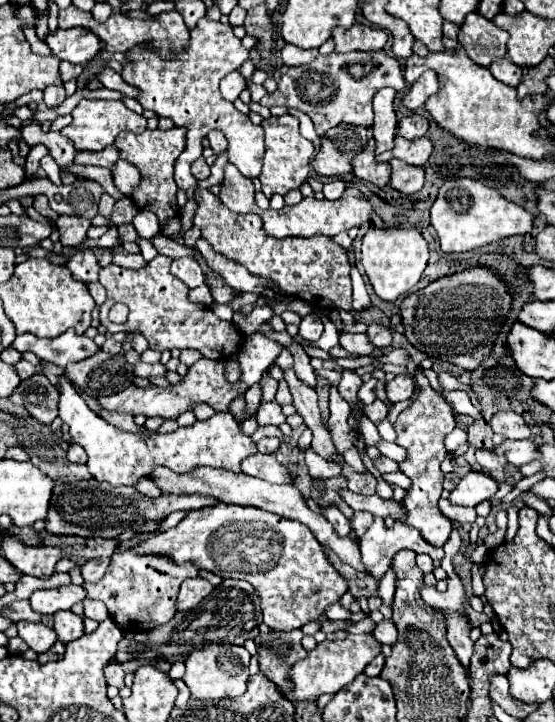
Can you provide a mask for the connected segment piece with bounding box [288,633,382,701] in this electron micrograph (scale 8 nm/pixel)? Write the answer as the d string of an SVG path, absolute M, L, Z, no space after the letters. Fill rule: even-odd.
M348 633L346 639L342 641L322 641L312 649L304 659L300 659L292 669L288 669L288 679L292 681L290 693L294 695L296 701L308 701L308 699L318 699L324 693L336 693L344 685L348 685L356 675L360 675L366 665L382 653L382 643L376 641L374 635L354 635Z

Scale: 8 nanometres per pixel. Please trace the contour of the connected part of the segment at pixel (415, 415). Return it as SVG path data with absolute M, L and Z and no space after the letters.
M416 369L414 377L420 385L420 393L412 401L412 405L398 415L398 421L394 423L394 429L398 433L396 443L408 451L406 461L400 463L400 471L412 479L412 487L408 491L408 497L404 499L404 505L408 509L404 523L416 527L430 545L444 547L444 543L450 537L452 525L438 509L438 499L442 493L442 479L444 479L444 473L440 471L440 463L448 455L444 447L444 437L456 427L456 423L454 423L452 407L430 387L428 379L422 375L420 369Z

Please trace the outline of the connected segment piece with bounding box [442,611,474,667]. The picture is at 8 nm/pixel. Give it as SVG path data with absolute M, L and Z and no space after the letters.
M442 611L446 615L448 621L448 643L452 645L458 661L468 667L470 665L470 657L474 653L474 643L470 639L470 621L458 613L450 613L450 611Z

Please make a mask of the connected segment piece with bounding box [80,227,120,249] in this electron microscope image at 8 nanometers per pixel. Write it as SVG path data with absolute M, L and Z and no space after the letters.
M110 227L110 231L106 235L102 235L98 241L86 239L80 247L108 247L108 249L112 249L116 245L120 245L120 241L118 241L118 229L116 227Z

